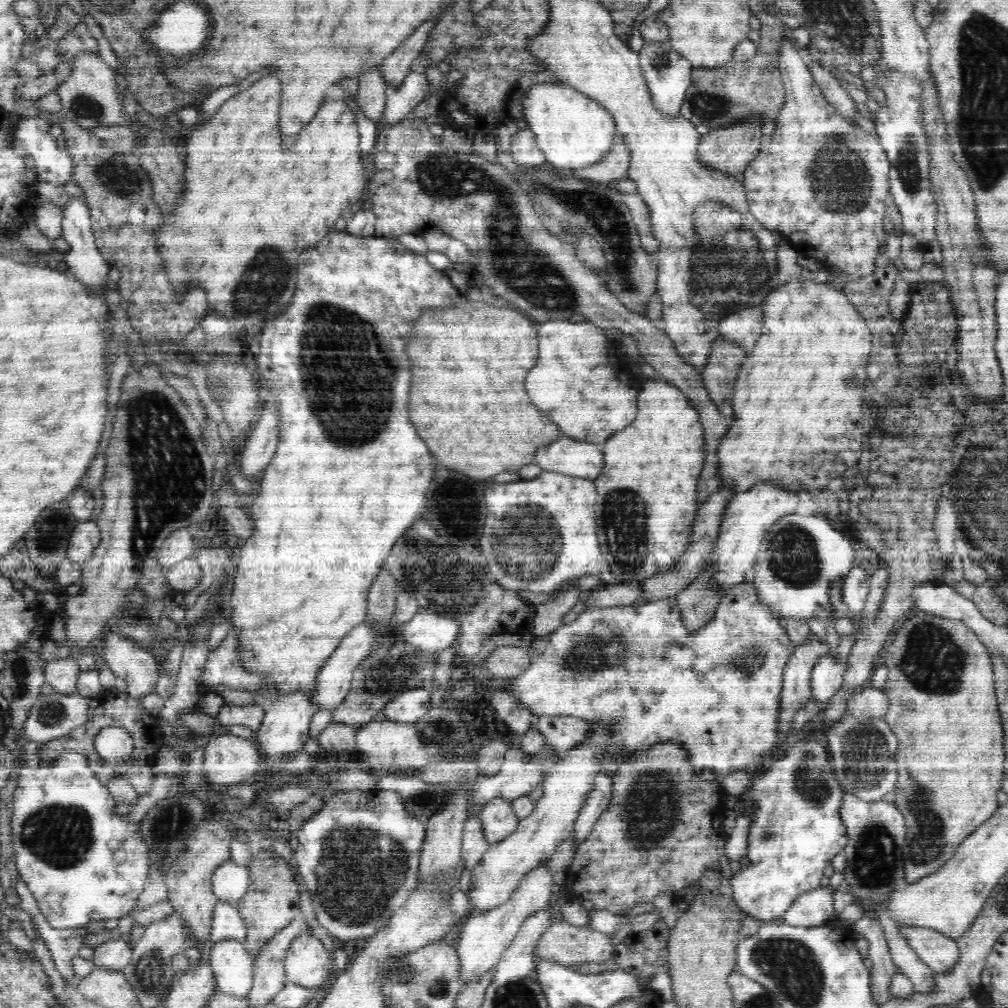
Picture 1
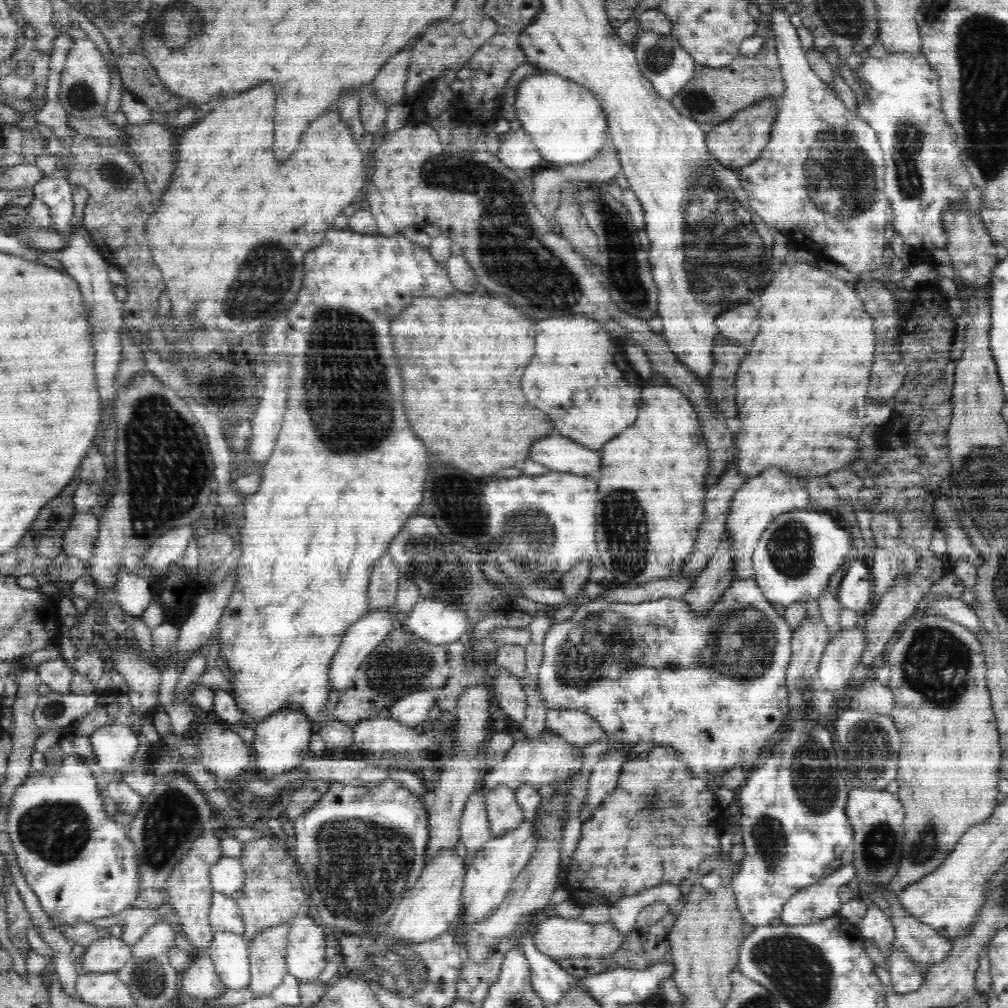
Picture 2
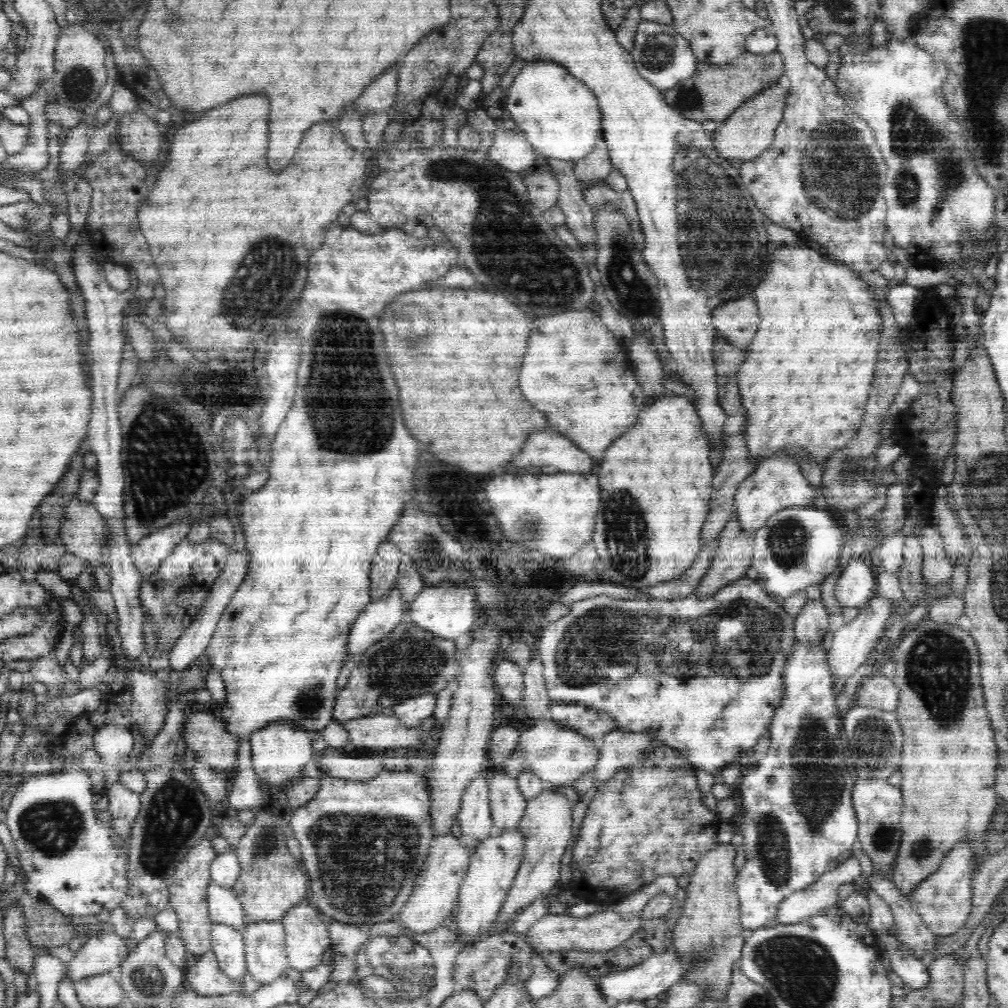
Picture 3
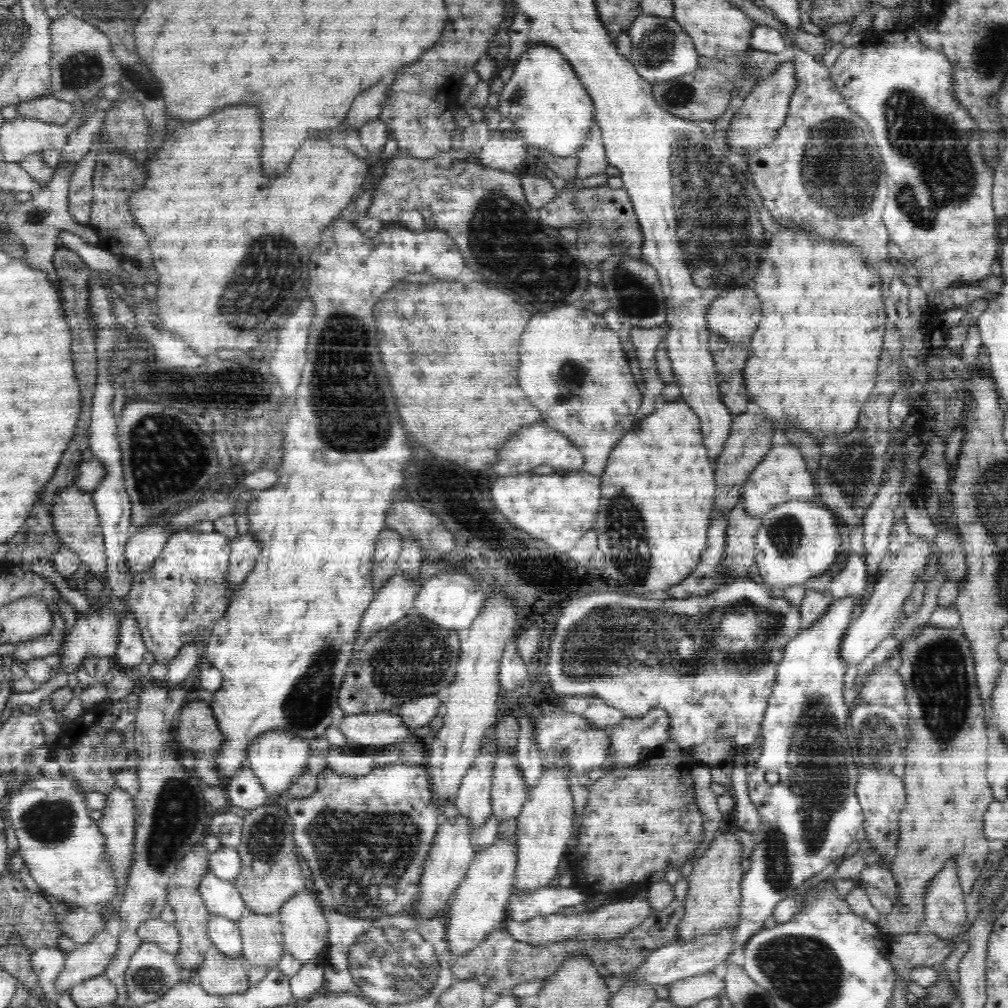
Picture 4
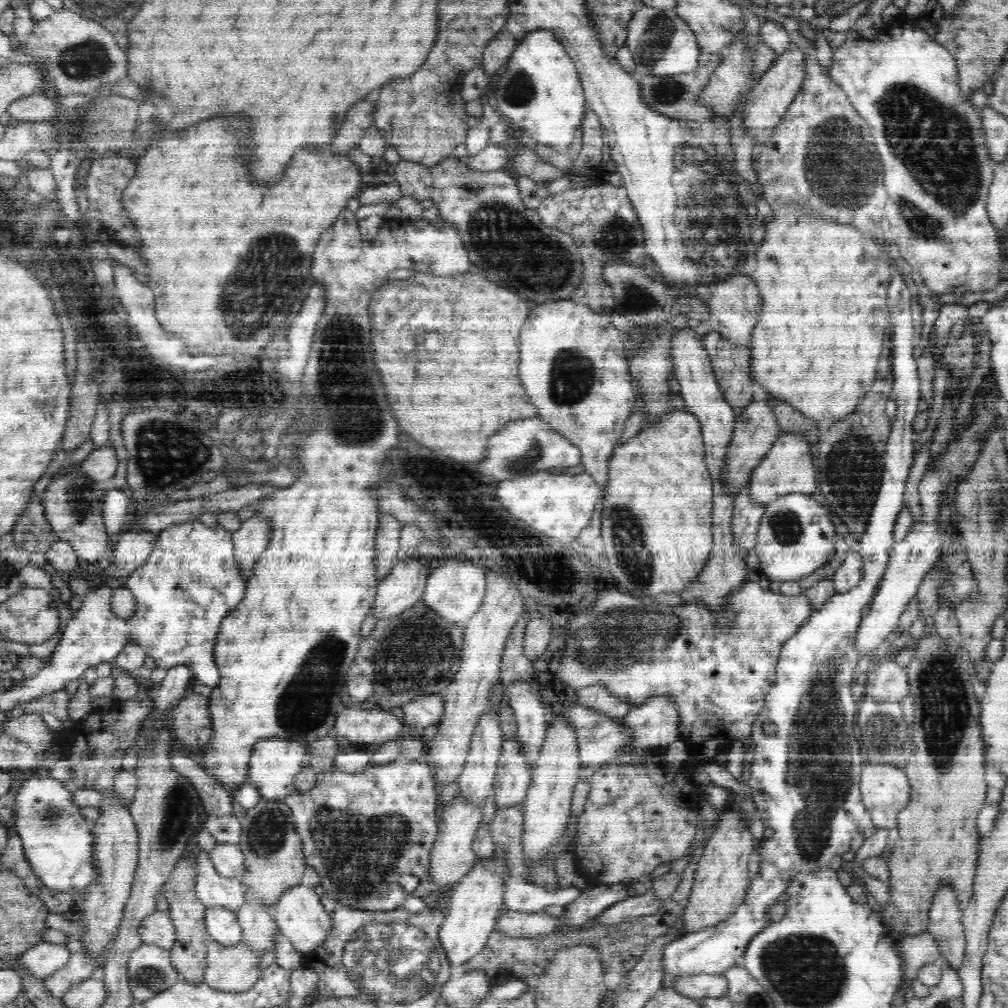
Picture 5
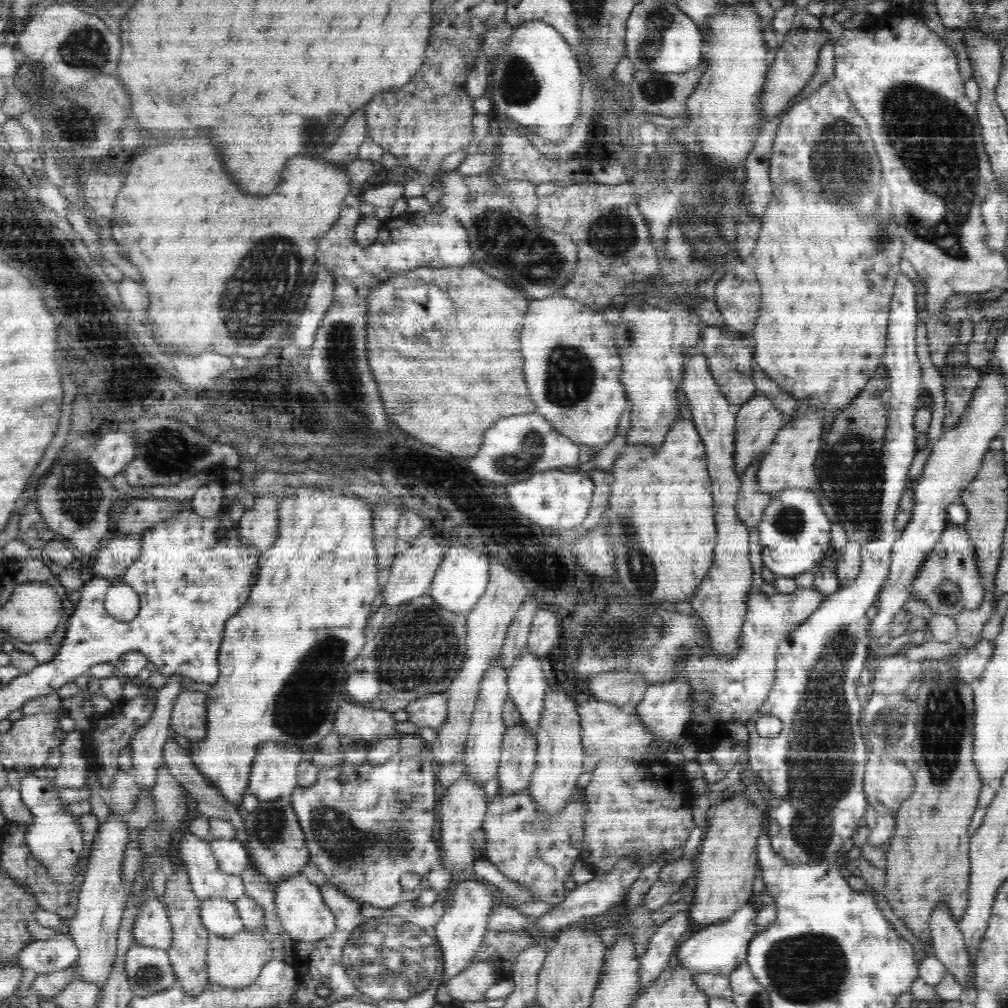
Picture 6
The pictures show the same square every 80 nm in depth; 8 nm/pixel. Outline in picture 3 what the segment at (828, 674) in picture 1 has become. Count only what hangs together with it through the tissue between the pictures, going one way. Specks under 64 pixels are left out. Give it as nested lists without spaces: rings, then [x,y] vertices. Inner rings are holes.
[[[877,591],[874,594],[874,598],[869,600],[867,606],[859,610],[856,618],[848,623],[844,623],[842,628],[837,630],[830,646],[829,660],[830,665],[832,665],[832,671],[836,673],[838,680],[852,676],[859,666],[865,664],[874,645],[884,634],[886,624],[888,624],[887,620],[892,616],[892,612],[890,599],[882,597]]]

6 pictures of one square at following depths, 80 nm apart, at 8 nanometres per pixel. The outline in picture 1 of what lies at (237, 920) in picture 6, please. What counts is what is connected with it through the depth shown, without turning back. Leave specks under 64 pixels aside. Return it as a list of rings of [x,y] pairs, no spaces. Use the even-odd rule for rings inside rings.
[[[230,938],[213,944],[209,964],[217,979],[217,990],[230,996],[248,996],[254,978],[253,956],[242,942]]]

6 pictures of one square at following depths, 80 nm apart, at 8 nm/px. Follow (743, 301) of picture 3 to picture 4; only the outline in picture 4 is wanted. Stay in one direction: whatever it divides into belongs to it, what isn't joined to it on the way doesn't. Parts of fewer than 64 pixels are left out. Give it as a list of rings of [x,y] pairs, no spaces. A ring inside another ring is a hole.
[[[732,286],[724,289],[712,302],[705,317],[707,327],[711,333],[721,335],[728,343],[749,347],[754,330],[758,328],[758,322],[762,317],[762,306],[754,287]]]

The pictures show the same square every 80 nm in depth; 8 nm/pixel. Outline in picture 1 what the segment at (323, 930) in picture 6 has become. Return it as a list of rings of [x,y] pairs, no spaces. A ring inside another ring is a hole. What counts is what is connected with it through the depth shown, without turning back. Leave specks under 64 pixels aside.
[[[301,931],[291,941],[290,948],[285,956],[285,975],[287,980],[304,988],[316,989],[322,984],[330,983],[336,975],[332,969],[333,966],[333,957],[320,944],[320,940],[316,940],[314,936],[308,936],[308,934],[301,934]]]

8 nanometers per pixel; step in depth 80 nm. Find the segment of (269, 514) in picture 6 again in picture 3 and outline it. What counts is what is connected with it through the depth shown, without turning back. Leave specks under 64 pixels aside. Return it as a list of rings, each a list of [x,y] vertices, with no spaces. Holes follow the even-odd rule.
[[[244,548],[241,552],[232,552],[222,571],[222,576],[218,576],[210,587],[210,594],[202,605],[198,616],[190,623],[190,626],[184,630],[180,638],[176,641],[176,646],[170,650],[170,668],[172,670],[172,682],[175,684],[180,679],[182,672],[188,670],[196,659],[202,659],[206,650],[206,645],[210,644],[211,636],[214,634],[215,625],[219,617],[222,616],[224,608],[230,604],[232,596],[238,590],[240,583],[244,580],[248,559],[248,551]]]

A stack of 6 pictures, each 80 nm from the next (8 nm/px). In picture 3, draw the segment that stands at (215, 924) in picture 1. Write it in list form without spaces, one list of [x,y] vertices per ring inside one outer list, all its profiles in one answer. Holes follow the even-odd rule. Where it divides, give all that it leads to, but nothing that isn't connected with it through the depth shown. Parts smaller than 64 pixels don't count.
[[[208,882],[207,889],[209,917],[213,924],[221,922],[236,930],[243,930],[244,911],[233,889],[218,887],[214,882]]]

